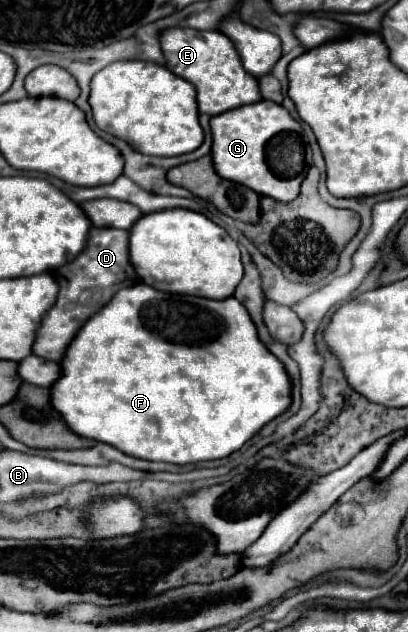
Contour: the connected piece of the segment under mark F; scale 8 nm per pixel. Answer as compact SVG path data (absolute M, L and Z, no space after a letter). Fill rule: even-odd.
M139 283L131 289L119 291L113 301L109 301L95 317L87 321L87 325L77 333L75 341L67 347L67 357L61 363L63 377L53 385L51 401L53 407L65 417L71 431L75 431L81 437L101 441L115 445L119 451L147 459L147 461L165 461L175 465L189 465L189 463L201 463L201 461L213 461L223 459L231 455L233 451L241 449L245 441L249 441L253 435L257 435L269 421L279 417L291 407L291 379L283 367L283 363L259 341L255 323L251 317L247 317L247 309L235 301L235 297L229 297L225 301L213 301L203 297L189 297L189 295L171 295L157 291L145 283Z

